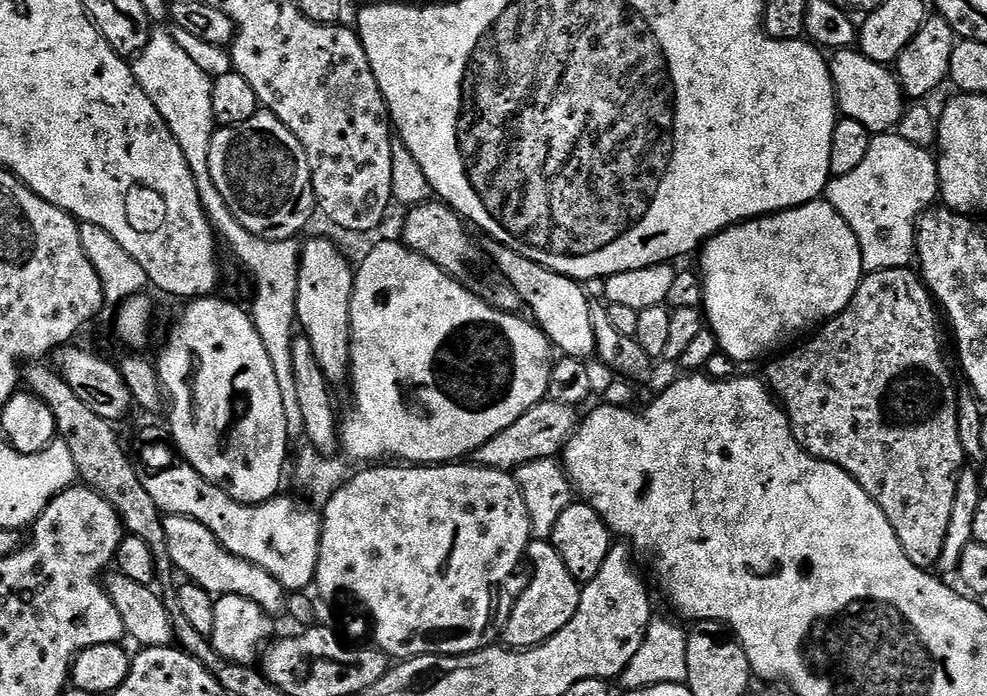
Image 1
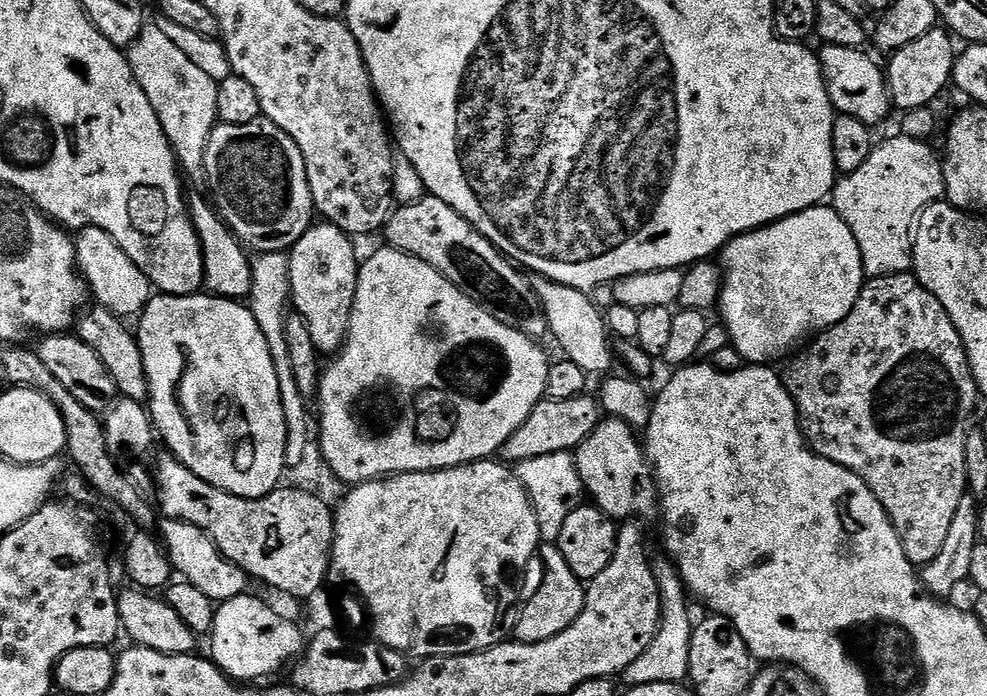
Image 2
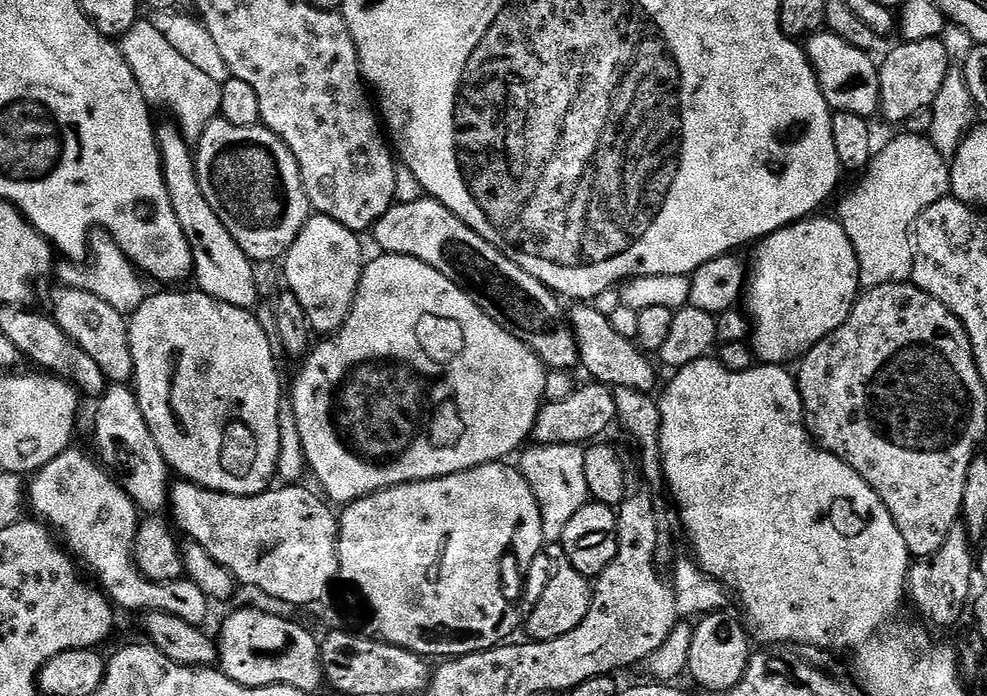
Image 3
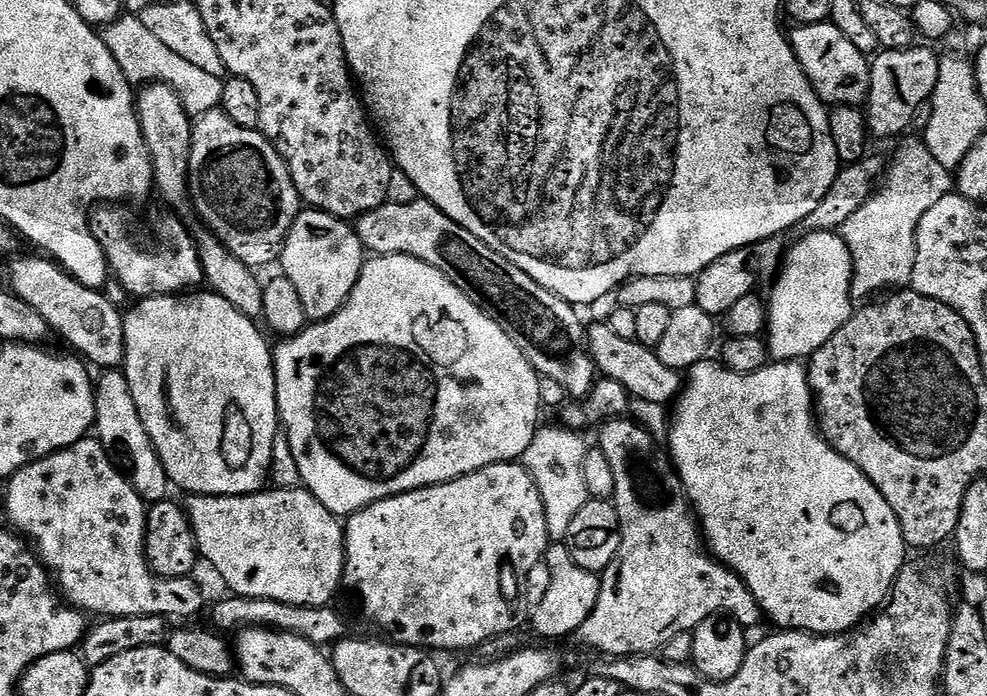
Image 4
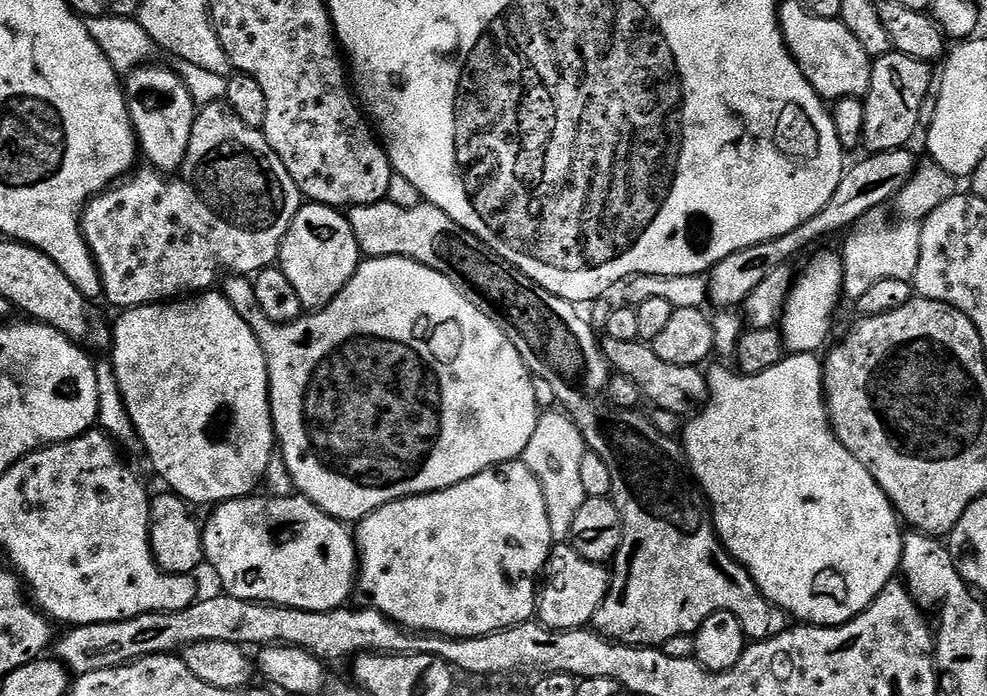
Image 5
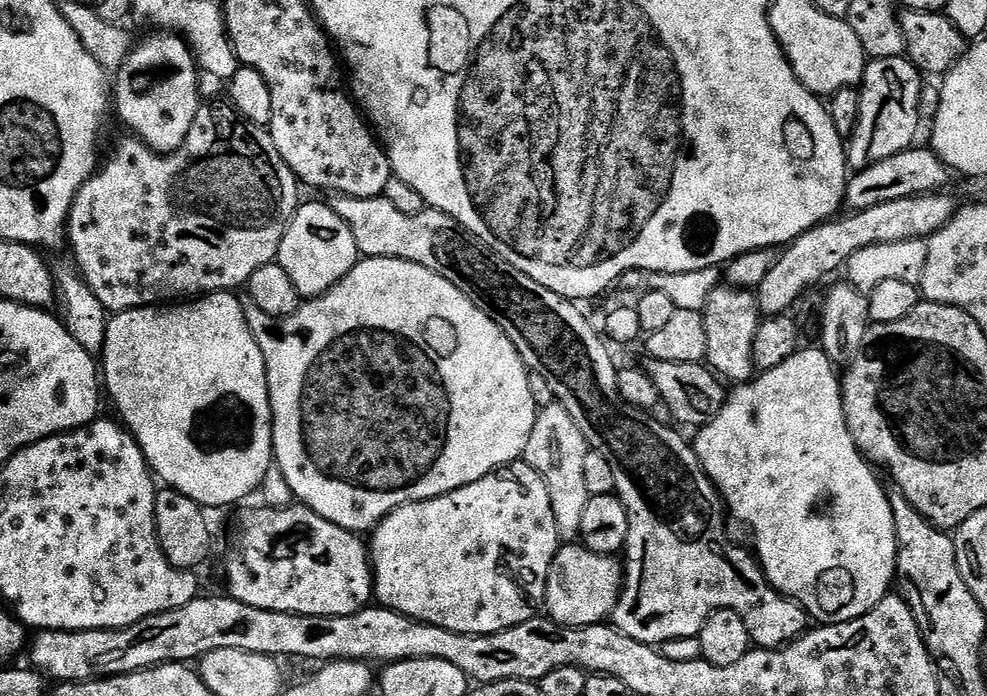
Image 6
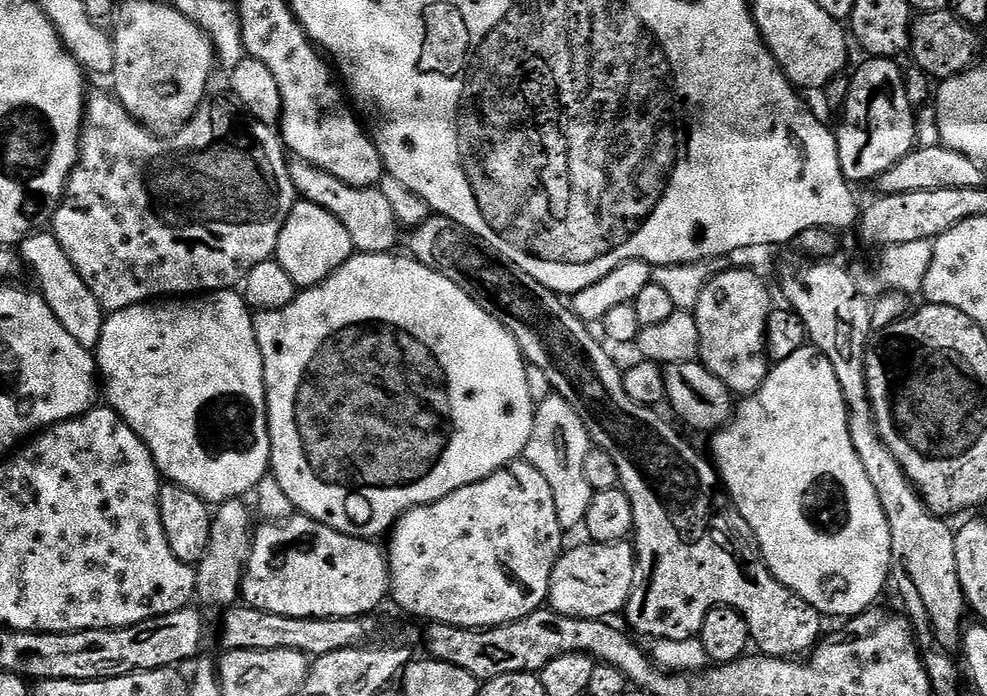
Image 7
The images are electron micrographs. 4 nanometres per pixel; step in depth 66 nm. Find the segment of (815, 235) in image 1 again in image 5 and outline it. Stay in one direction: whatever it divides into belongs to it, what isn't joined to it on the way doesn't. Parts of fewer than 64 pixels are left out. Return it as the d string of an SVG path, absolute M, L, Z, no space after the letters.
M822 253L804 273L795 277L792 289L788 291L788 300L784 303L784 315L779 322L780 335L784 337L784 346L789 353L811 352L819 353L829 343L828 335L832 332L832 319L836 316L836 307L844 296L844 271L837 253Z

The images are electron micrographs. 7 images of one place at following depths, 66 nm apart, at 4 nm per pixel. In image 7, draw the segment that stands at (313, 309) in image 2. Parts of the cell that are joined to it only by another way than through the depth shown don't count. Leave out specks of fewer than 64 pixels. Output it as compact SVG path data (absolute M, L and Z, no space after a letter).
M300 200L290 210L282 226L274 259L282 266L282 270L286 270L286 274L290 274L290 278L294 278L297 289L303 290L321 284L327 276L333 276L353 254L354 249L350 242L350 234L346 234L346 226L342 226L342 222L334 218L334 214L322 210L322 206L314 206L309 200Z

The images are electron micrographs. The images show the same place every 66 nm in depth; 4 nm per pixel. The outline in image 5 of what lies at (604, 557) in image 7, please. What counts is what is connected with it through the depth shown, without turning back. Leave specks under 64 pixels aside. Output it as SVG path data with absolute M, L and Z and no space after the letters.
M565 542L555 545L552 553L548 556L548 564L542 573L542 587L538 592L539 623L554 630L574 630L575 628L591 625L592 619L596 617L598 606L602 606L602 602L608 593L609 579L610 572L605 565L583 560L583 558L572 549L571 543Z

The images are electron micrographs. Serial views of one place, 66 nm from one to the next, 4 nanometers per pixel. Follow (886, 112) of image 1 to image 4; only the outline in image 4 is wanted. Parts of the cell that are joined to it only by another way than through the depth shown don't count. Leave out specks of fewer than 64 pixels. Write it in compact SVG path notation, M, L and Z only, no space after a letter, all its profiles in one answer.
M832 23L801 24L790 32L792 49L815 90L825 105L851 104L860 106L868 99L868 91L872 85L872 65L869 57L853 46L850 38L838 30Z

